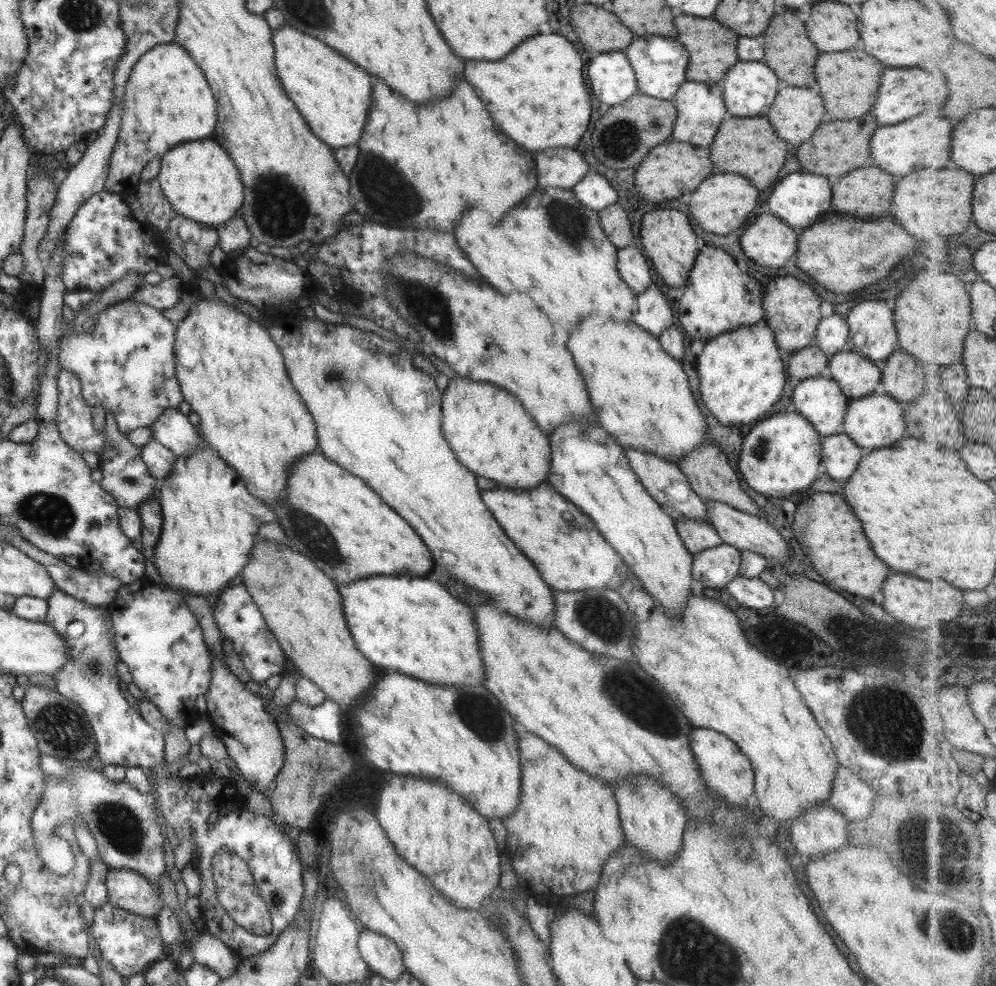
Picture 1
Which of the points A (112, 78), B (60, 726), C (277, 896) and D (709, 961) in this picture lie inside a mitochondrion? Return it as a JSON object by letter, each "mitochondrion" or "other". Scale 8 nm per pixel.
{"A":"other","B":"mitochondrion","C":"mitochondrion","D":"mitochondrion"}

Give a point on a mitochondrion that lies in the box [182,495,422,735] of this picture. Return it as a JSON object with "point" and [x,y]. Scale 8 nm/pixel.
{"point":[309,532]}

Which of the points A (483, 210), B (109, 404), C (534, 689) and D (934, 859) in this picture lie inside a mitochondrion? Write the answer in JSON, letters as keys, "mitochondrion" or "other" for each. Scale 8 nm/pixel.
{"A":"other","B":"other","C":"other","D":"mitochondrion"}

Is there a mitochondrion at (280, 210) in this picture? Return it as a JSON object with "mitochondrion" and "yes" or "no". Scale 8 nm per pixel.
{"mitochondrion":"yes"}

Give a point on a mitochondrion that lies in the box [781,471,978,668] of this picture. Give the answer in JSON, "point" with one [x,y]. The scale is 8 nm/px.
{"point":[881,635]}

